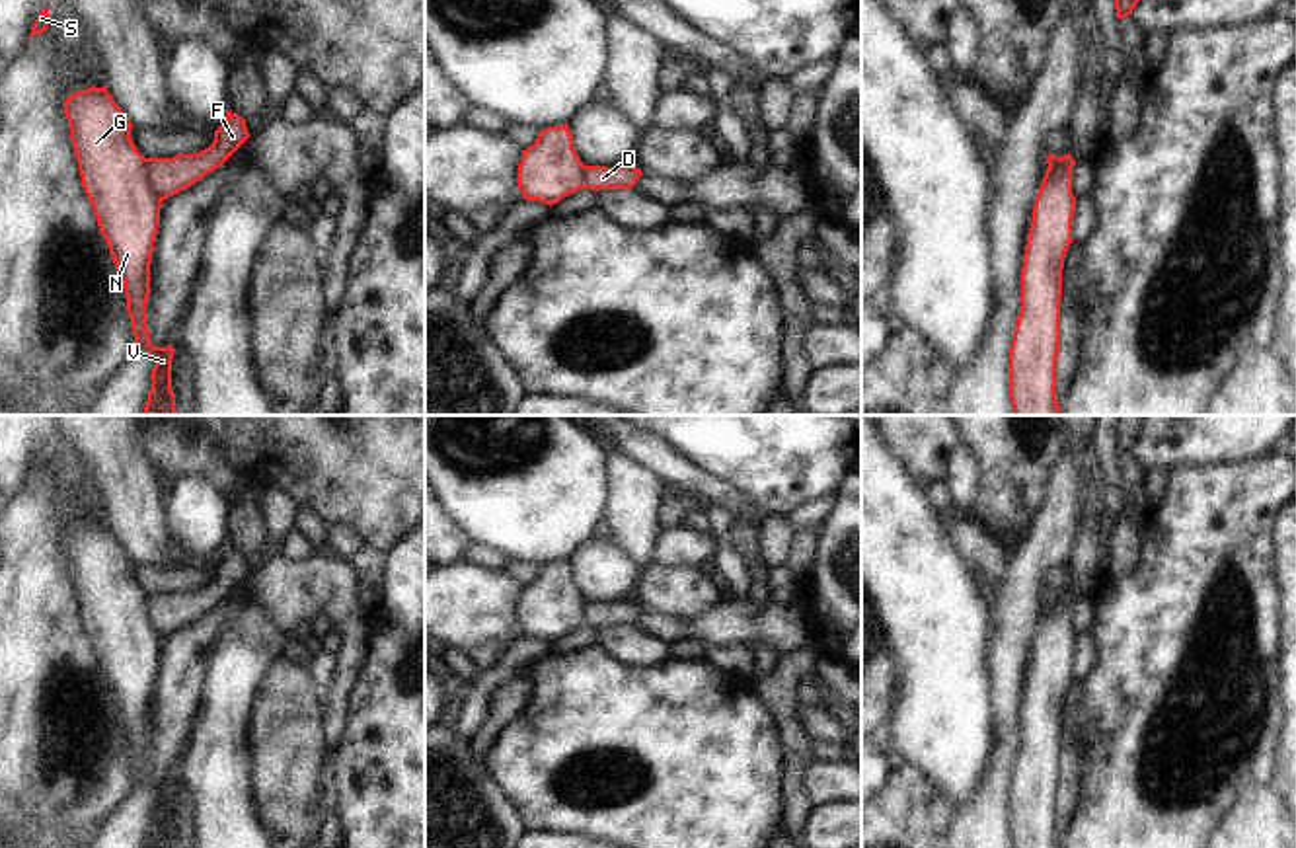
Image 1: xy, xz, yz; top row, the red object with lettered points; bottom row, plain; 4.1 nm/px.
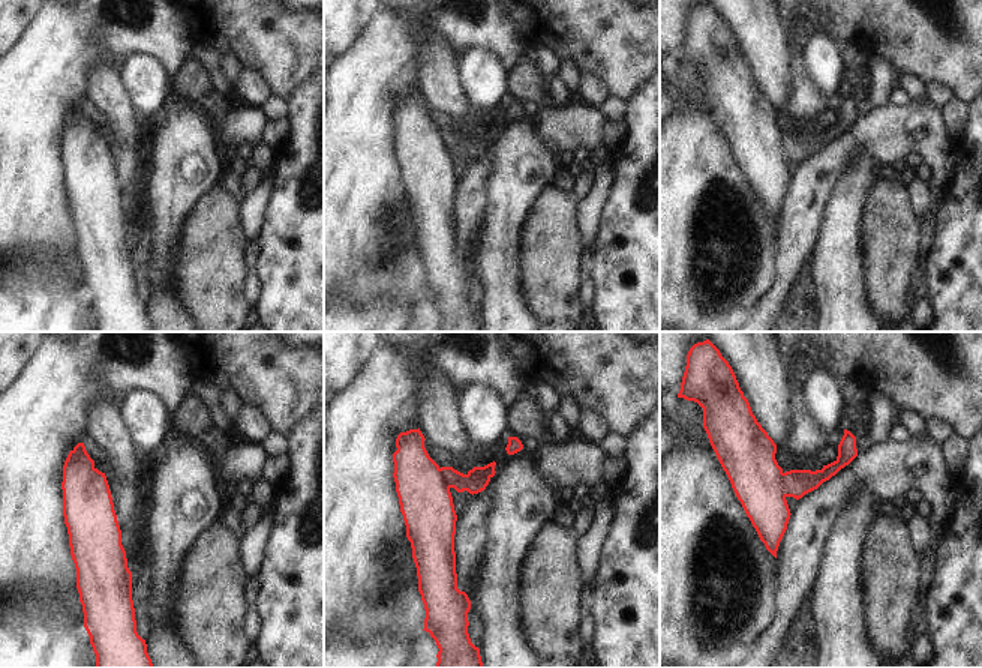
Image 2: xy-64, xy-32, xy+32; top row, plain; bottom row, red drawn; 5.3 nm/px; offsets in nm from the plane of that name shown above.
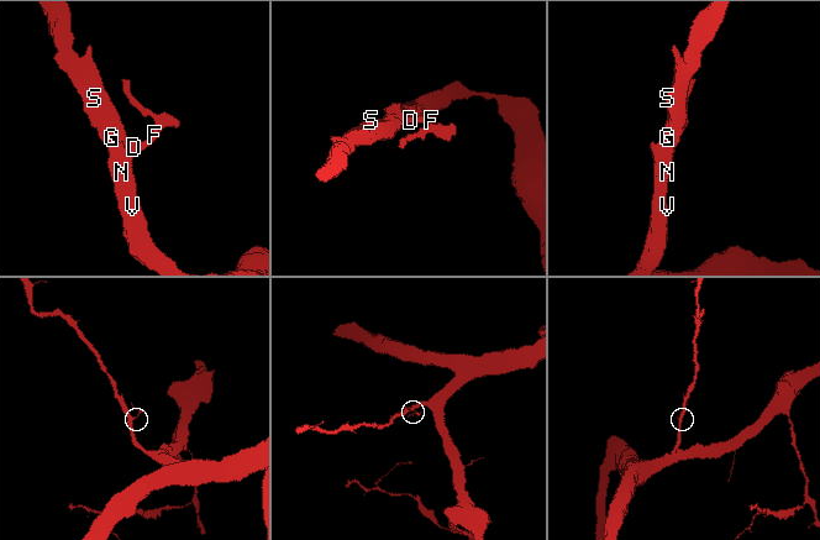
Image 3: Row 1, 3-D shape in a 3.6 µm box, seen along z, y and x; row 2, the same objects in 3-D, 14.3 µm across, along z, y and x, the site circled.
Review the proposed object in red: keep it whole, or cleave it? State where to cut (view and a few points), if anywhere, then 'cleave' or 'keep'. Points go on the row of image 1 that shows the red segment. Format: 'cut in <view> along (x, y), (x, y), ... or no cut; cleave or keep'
cut in xy along (145, 158), (145, 178), (162, 199); cleave

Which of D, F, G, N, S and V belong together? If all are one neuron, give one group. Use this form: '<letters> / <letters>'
D F / G N S V

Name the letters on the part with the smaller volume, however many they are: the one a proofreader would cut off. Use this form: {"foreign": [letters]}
{"foreign": ["D", "F"]}

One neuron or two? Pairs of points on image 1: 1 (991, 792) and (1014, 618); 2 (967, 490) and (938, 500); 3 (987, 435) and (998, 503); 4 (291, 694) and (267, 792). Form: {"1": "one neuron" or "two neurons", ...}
{"1": "one neuron", "2": "two neurons", "3": "one neuron", "4": "one neuron"}

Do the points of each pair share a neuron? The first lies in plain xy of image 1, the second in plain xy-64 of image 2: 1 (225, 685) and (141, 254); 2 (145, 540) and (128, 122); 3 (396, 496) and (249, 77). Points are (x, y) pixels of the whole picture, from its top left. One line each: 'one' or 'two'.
1: two
2: one
3: two

